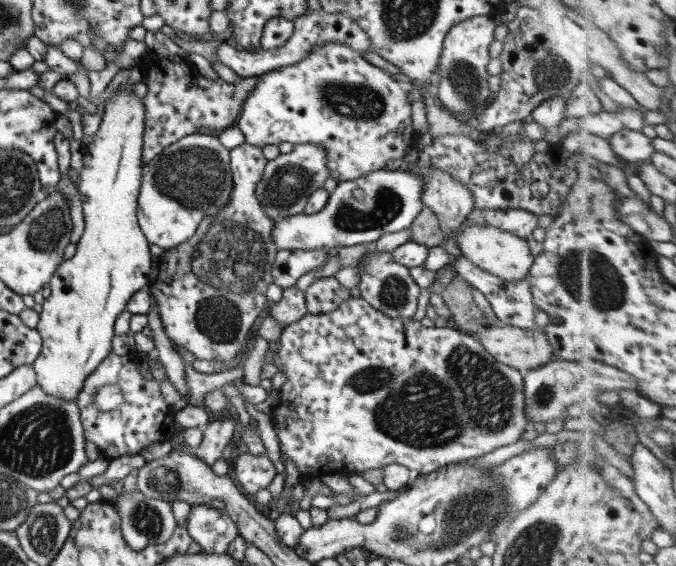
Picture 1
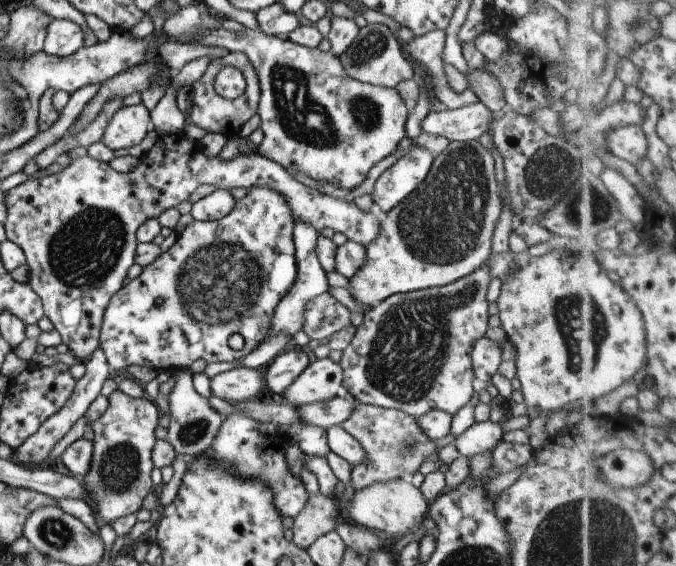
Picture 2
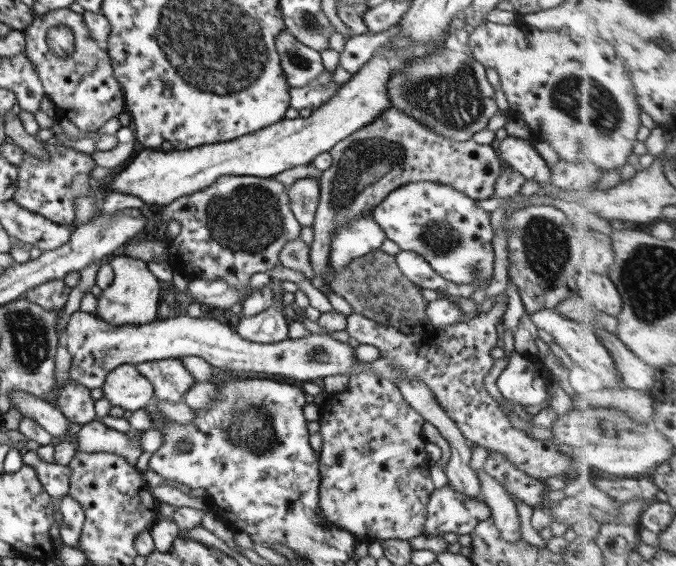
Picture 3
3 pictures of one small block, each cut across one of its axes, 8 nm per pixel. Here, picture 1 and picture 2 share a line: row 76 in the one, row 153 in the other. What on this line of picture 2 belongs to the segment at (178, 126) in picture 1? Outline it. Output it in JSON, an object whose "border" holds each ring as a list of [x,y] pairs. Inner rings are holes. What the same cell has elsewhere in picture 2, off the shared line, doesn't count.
{"border":[[[172,133],[171,135],[158,137],[155,145],[153,145],[149,150],[147,157],[140,158],[139,164],[136,168],[128,173],[119,173],[110,167],[109,162],[96,160],[90,155],[83,158],[75,158],[74,160],[71,160],[71,164],[64,168],[64,170],[60,170],[55,174],[44,176],[42,178],[28,180],[26,183],[10,189],[3,201],[8,212],[6,222],[4,222],[3,225],[7,239],[15,242],[24,251],[29,268],[29,284],[34,289],[34,292],[36,292],[36,294],[38,294],[38,296],[42,299],[44,315],[48,316],[54,325],[54,329],[59,332],[63,342],[67,344],[69,350],[72,350],[76,357],[80,359],[80,362],[84,363],[89,360],[92,356],[92,352],[96,351],[99,347],[101,342],[99,339],[101,324],[103,323],[109,300],[117,294],[117,292],[128,280],[126,276],[128,268],[135,263],[136,247],[138,243],[135,234],[138,227],[140,227],[141,224],[146,222],[148,219],[157,219],[165,210],[177,207],[182,201],[188,200],[189,196],[196,190],[196,188],[198,188],[198,185],[200,184],[214,184],[218,189],[229,190],[234,190],[238,187],[242,187],[246,190],[252,187],[271,188],[272,190],[278,192],[279,195],[285,197],[288,208],[290,208],[291,215],[293,216],[294,223],[302,222],[307,225],[310,224],[319,233],[320,230],[324,230],[324,228],[332,228],[335,232],[342,232],[342,234],[345,234],[348,239],[359,242],[364,246],[369,245],[370,242],[378,236],[378,231],[380,230],[382,222],[382,219],[378,218],[376,214],[361,211],[360,208],[358,208],[353,202],[349,203],[346,200],[341,201],[334,197],[322,194],[316,189],[305,186],[296,180],[294,175],[291,175],[284,167],[281,167],[277,162],[262,156],[256,151],[252,151],[248,154],[239,153],[231,160],[223,160],[218,157],[218,155],[216,157],[209,157],[207,154],[204,154],[202,146],[200,146],[199,142],[188,140],[188,138],[181,133]]]}

